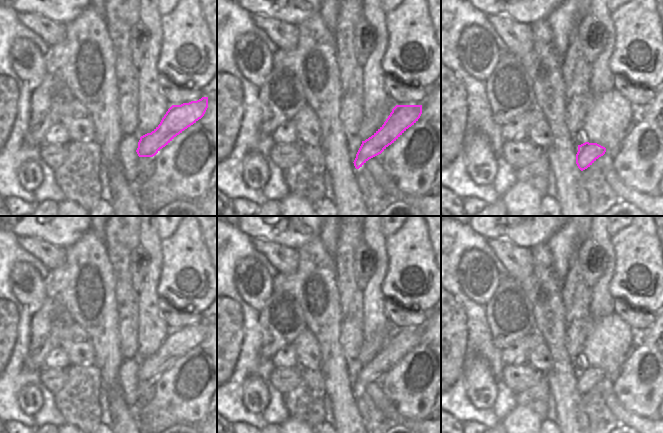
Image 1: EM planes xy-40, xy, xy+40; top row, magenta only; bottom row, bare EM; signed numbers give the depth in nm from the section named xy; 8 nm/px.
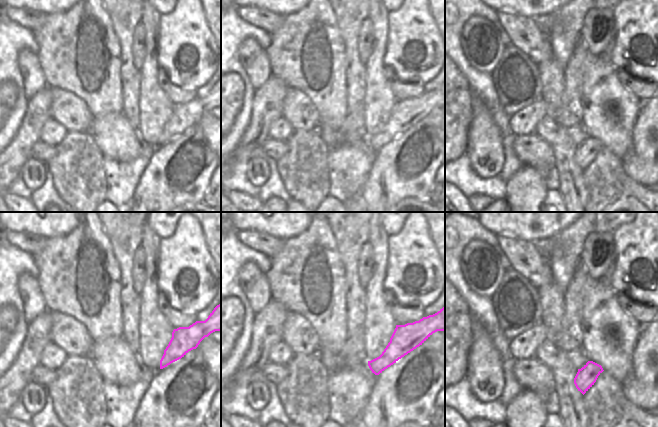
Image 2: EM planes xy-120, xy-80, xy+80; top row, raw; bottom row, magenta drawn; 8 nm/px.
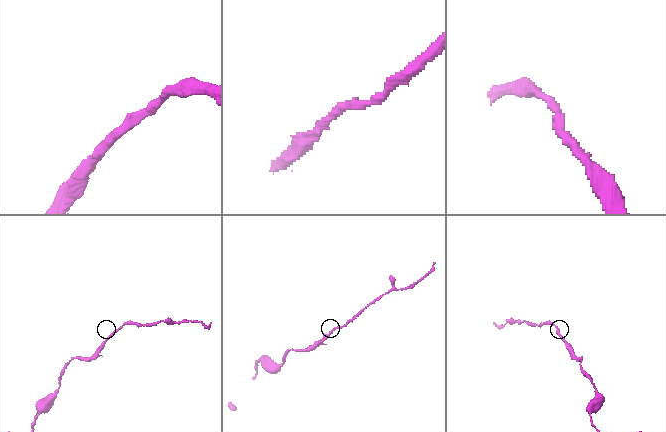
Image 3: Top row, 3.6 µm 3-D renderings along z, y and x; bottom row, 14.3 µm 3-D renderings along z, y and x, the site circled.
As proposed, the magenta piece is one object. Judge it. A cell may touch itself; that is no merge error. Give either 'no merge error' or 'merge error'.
no merge error

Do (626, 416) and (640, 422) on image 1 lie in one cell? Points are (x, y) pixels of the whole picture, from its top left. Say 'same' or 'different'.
same

